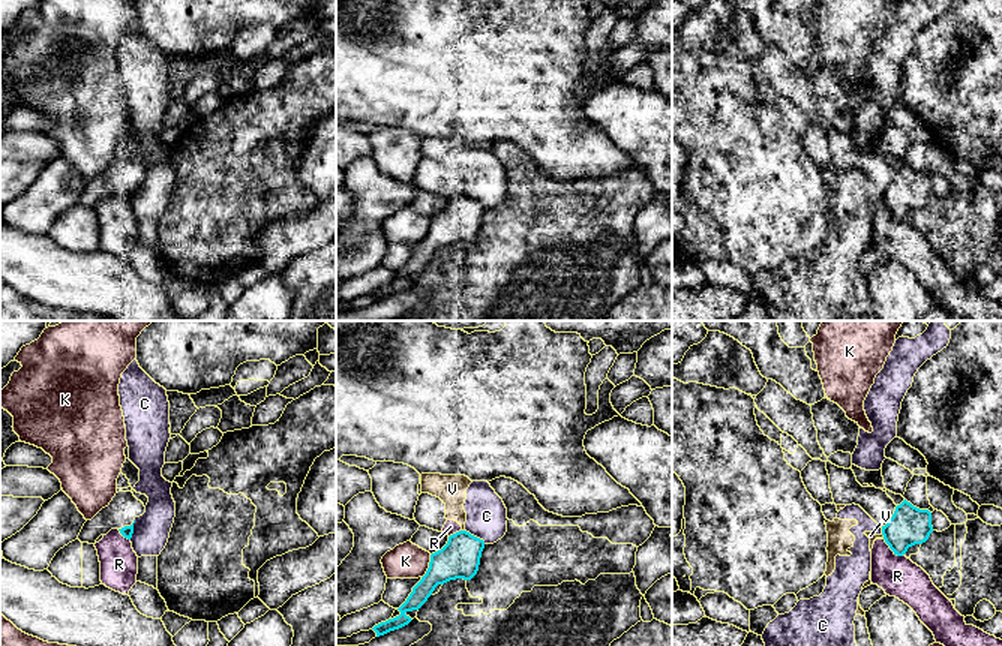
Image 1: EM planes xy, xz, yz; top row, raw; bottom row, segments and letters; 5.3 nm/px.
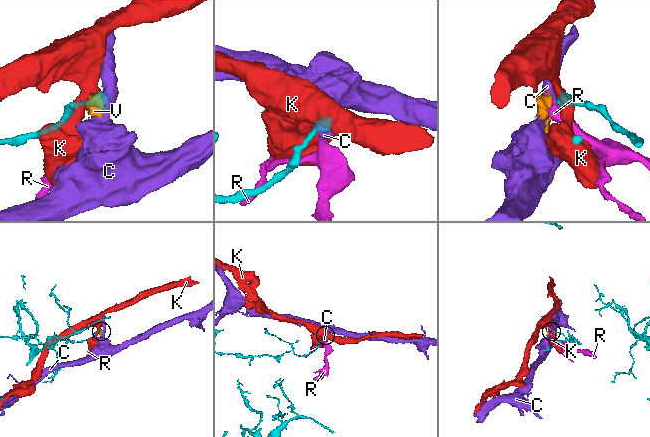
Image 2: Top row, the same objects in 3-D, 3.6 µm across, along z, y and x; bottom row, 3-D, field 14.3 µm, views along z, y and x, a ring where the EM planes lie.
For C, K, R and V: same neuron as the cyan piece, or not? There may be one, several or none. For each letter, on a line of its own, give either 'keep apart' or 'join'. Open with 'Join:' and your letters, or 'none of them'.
Join: none of them
C: keep apart
K: keep apart
R: keep apart
V: keep apart

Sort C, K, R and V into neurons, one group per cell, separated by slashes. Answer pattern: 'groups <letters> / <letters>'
groups C / K / R V

